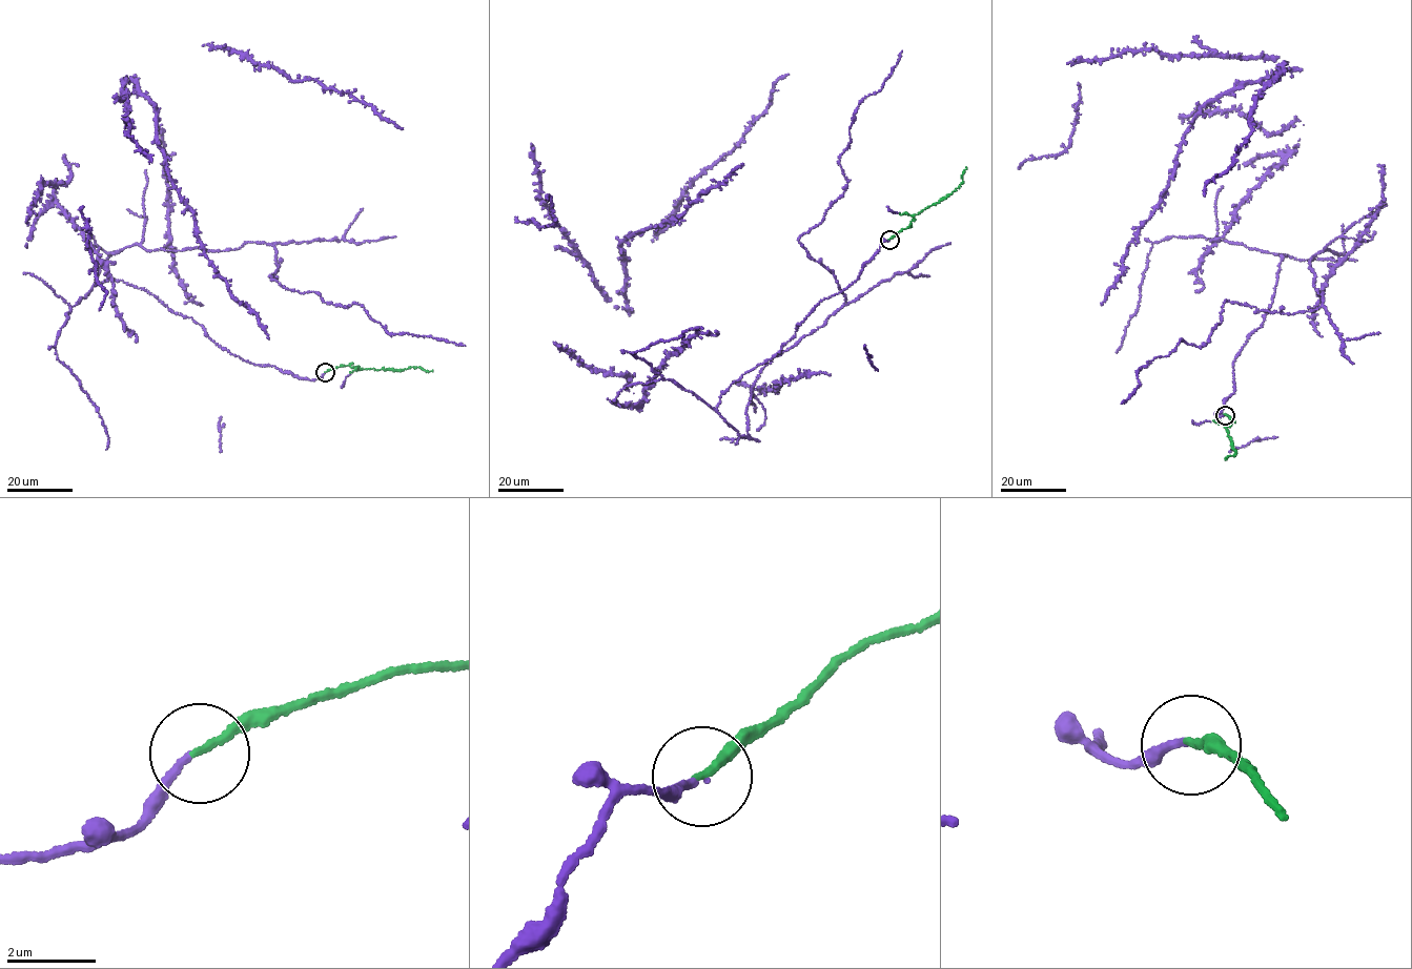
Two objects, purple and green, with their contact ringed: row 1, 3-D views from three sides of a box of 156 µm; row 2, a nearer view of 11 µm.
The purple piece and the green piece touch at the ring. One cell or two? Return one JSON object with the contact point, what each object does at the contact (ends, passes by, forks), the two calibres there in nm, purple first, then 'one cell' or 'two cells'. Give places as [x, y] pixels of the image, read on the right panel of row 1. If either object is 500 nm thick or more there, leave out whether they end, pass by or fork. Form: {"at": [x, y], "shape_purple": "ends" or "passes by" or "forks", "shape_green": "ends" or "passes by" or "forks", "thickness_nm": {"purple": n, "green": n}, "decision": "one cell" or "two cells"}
{"at": [1225, 415], "shape_purple": "ends", "shape_green": "ends", "thickness_nm": {"purple": 150, "green": 180}, "decision": "one cell"}

